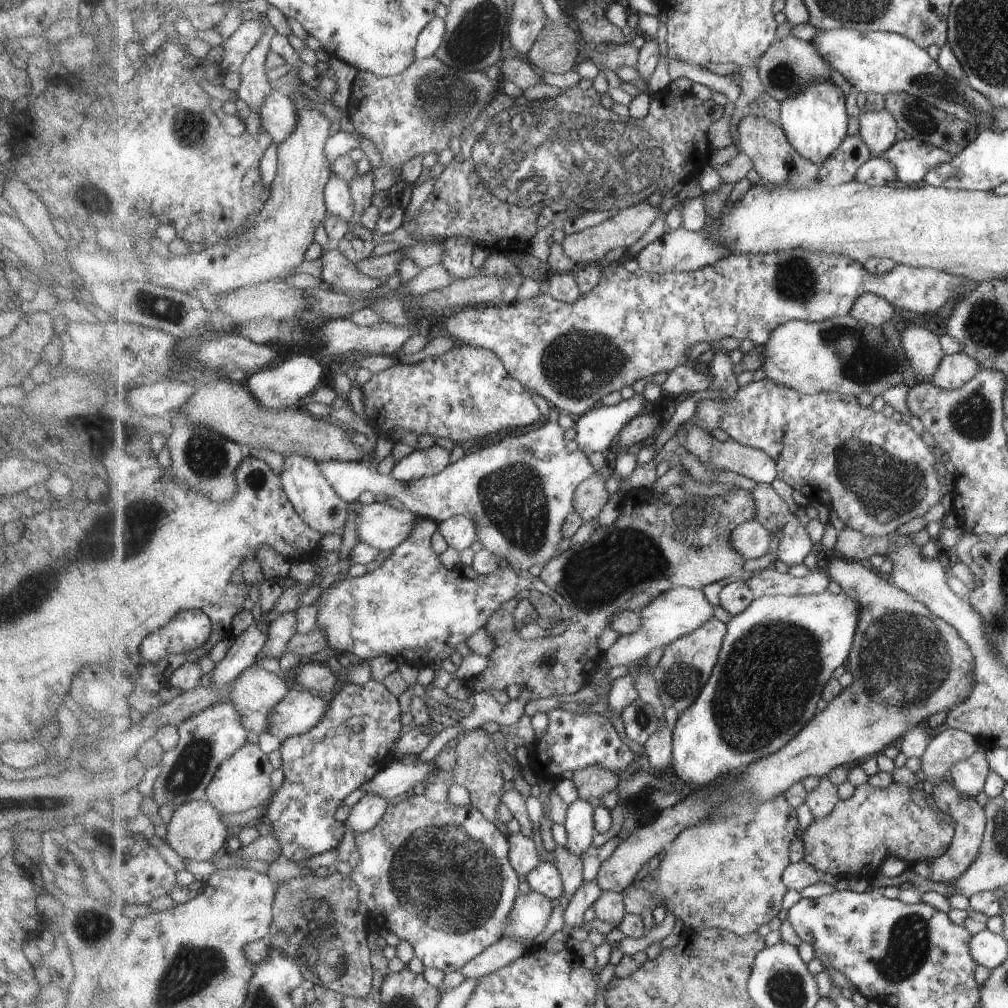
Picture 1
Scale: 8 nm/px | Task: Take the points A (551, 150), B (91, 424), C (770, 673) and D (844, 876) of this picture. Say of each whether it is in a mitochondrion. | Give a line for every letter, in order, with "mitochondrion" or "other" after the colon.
A: mitochondrion
B: other
C: mitochondrion
D: other

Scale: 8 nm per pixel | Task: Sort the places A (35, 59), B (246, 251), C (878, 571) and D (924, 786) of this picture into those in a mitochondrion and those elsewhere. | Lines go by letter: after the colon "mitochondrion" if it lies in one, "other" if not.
A: other
B: mitochondrion
C: other
D: other

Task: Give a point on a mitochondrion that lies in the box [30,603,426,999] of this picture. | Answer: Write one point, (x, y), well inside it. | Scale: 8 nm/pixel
(310, 926)

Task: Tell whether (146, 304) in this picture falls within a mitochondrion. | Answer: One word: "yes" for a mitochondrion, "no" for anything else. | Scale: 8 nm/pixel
yes

